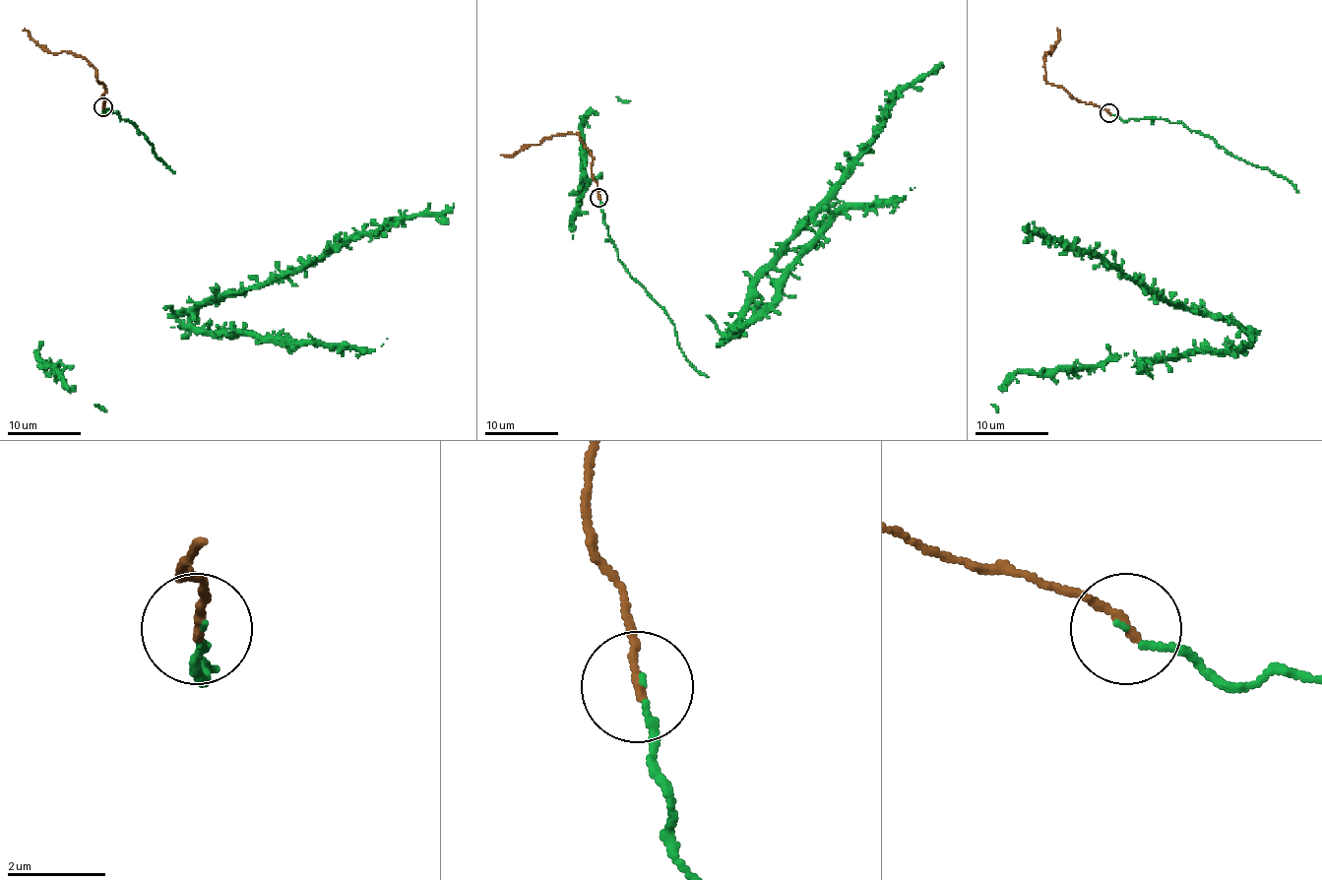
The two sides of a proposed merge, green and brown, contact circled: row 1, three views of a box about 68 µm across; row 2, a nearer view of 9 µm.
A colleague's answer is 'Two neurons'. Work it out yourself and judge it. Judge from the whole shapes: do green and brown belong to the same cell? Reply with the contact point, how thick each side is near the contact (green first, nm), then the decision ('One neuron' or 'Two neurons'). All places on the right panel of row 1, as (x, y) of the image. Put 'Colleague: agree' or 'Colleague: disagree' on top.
Colleague: disagree
Place: (1108, 112). Thickness 100 nm (green) against 180 nm. One neuron

